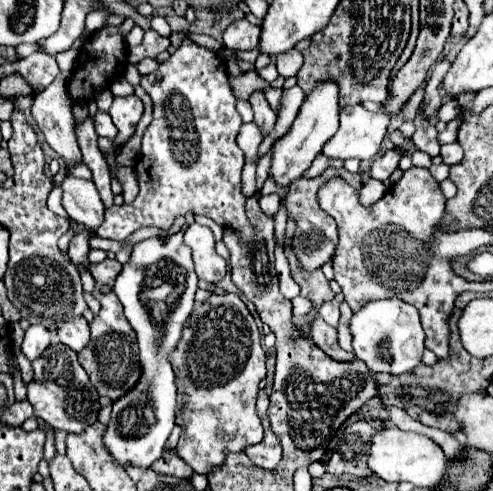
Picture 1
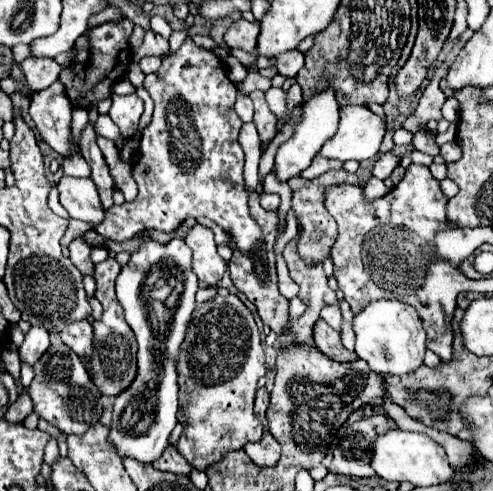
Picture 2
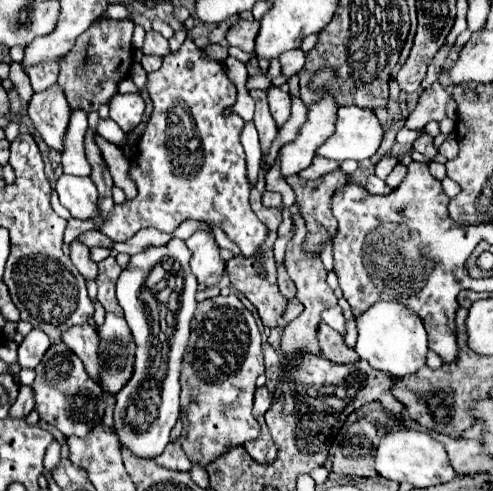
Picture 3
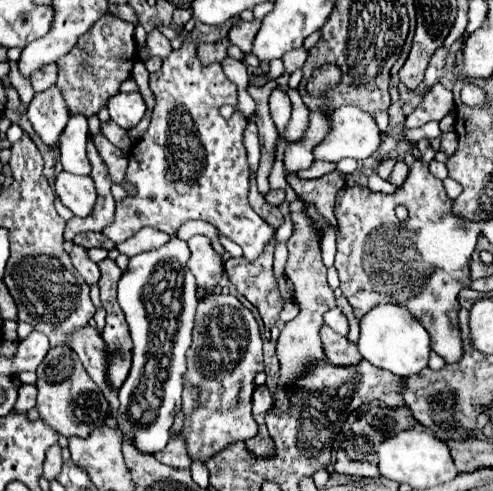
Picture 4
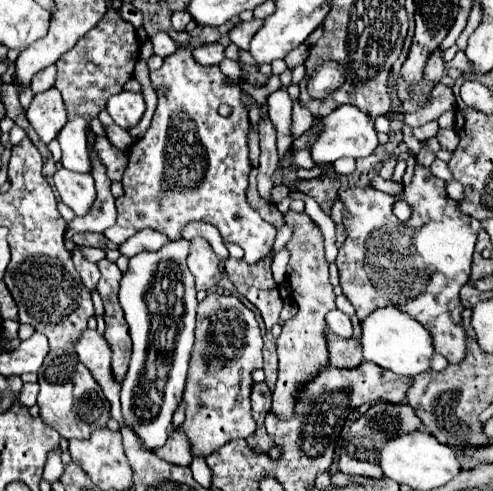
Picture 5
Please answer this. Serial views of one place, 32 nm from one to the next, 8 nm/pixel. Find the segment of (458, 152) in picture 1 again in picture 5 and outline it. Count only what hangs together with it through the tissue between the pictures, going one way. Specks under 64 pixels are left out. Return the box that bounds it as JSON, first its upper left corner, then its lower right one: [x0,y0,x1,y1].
[436,128,458,150]

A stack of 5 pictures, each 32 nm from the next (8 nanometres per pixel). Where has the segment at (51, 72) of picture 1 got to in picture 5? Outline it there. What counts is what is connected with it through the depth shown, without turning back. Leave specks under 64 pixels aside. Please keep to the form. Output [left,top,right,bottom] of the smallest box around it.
[30,66,56,94]

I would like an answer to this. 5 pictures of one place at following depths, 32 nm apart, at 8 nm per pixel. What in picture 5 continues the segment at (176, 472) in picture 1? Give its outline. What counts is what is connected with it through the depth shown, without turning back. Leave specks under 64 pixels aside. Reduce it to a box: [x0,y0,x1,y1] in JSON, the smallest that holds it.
[156,428,192,466]

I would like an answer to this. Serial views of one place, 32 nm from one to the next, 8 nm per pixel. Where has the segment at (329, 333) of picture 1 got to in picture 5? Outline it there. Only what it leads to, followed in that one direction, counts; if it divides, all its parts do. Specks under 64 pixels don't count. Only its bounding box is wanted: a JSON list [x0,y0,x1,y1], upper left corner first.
[328,332,364,368]

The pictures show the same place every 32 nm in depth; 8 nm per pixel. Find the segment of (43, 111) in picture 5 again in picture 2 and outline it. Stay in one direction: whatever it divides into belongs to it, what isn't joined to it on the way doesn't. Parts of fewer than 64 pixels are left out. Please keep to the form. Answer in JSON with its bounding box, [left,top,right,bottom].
[30,82,72,156]

